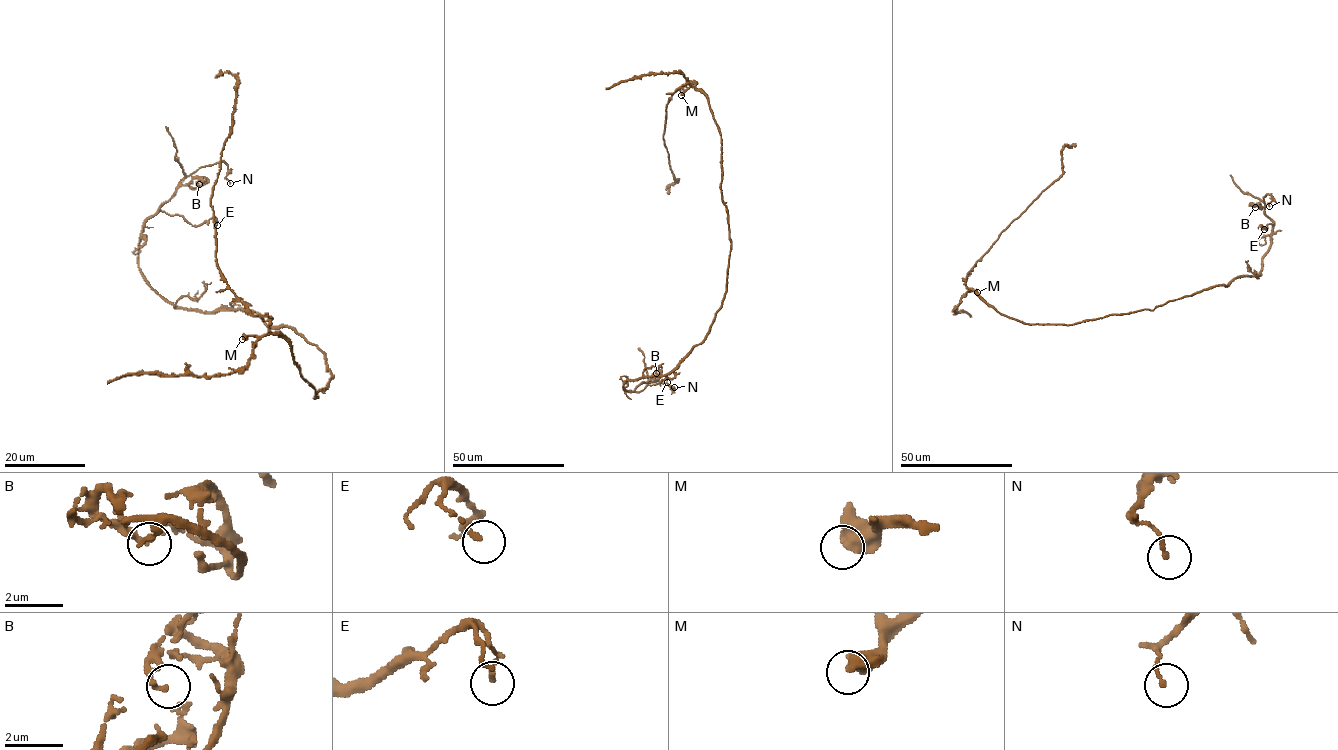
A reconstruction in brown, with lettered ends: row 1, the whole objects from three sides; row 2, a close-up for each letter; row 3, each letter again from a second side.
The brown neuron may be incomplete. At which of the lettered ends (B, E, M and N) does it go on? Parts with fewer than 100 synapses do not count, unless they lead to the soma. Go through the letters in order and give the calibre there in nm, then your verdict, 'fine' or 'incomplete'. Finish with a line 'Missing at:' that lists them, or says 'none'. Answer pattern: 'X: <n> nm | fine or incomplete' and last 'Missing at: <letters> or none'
B: 180 nm | fine
E: 160 nm | fine
M: 440 nm | fine
N: 130 nm | fine
Missing at: none

